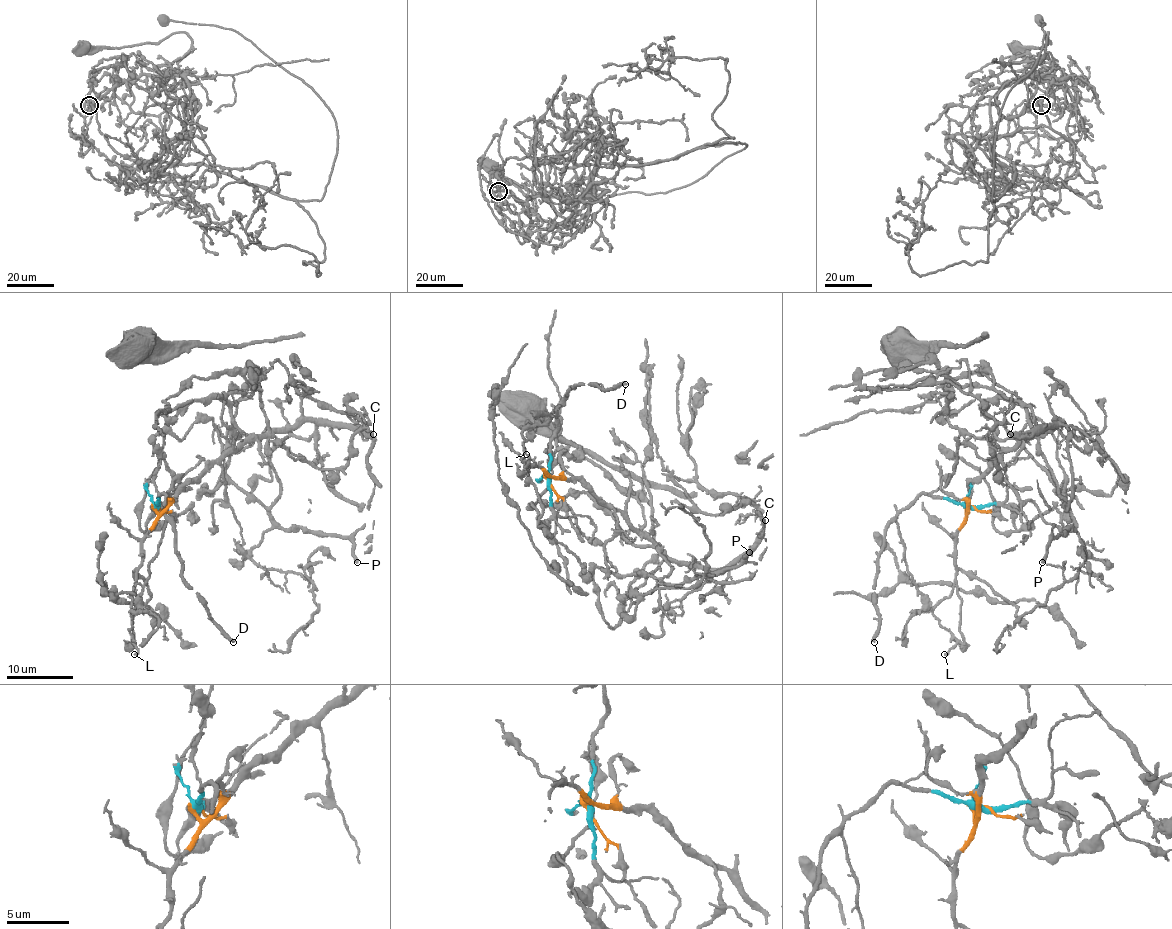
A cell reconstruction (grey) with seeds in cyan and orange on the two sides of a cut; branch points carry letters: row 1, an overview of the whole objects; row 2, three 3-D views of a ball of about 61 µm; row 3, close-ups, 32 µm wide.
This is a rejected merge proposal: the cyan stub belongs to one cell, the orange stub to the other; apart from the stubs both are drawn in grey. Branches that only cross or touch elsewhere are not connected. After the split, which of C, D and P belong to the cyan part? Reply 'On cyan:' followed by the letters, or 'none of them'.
On cyan: D

